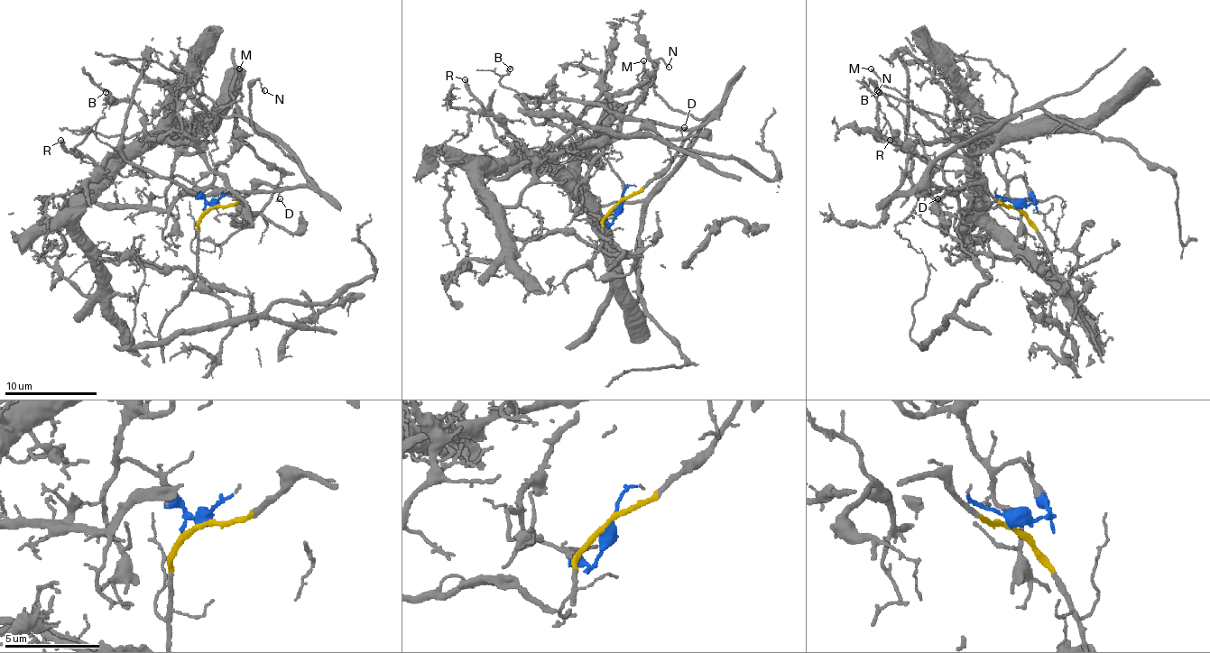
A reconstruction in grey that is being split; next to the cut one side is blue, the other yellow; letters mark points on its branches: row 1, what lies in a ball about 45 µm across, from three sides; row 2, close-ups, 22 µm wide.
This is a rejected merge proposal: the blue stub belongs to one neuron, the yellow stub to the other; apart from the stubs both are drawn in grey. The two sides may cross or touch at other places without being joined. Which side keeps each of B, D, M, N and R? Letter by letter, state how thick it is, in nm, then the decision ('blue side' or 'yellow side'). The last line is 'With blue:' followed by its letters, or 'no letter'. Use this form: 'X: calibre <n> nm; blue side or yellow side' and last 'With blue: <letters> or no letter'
B: calibre 110 nm; yellow side
D: calibre 110 nm; yellow side
M: calibre 180 nm; blue side
N: calibre 100 nm; yellow side
R: calibre 280 nm; blue side
With blue: M, R

